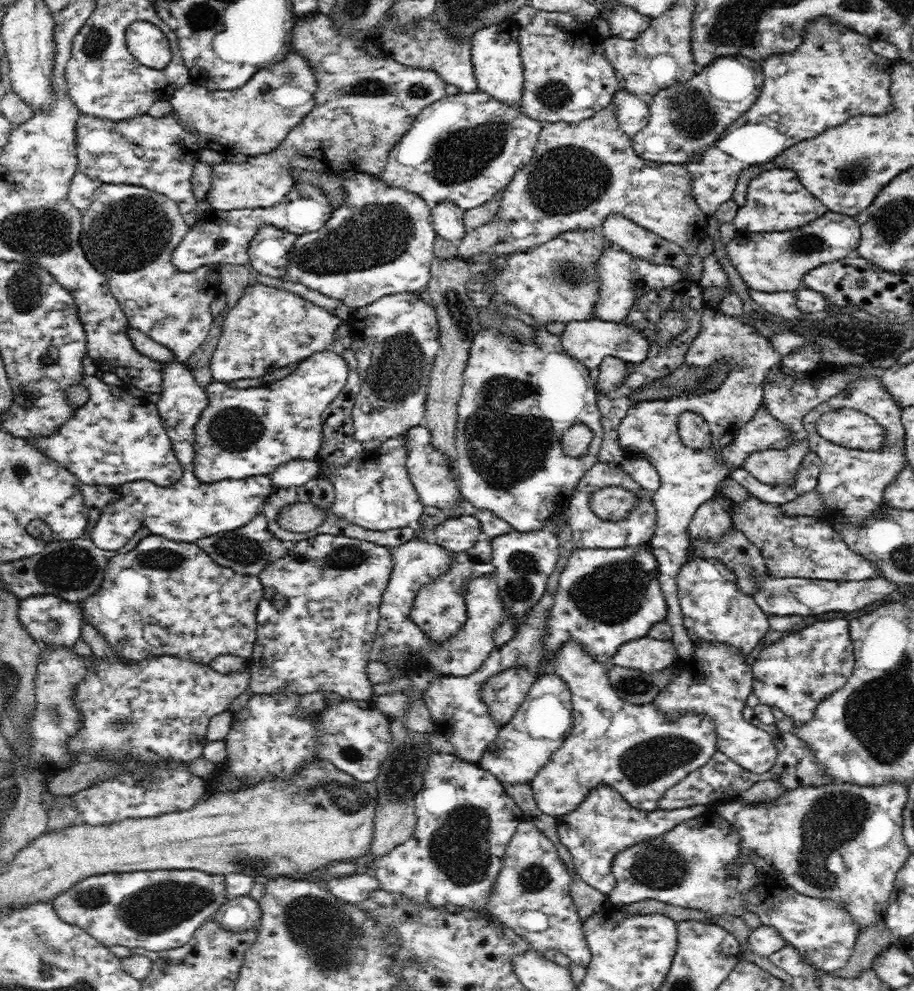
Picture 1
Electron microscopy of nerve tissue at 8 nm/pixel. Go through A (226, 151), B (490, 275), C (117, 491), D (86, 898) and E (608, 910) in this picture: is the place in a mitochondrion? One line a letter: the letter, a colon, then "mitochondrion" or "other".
A: other
B: other
C: other
D: mitochondrion
E: other

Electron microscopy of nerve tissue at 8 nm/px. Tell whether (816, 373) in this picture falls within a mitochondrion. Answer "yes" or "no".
no

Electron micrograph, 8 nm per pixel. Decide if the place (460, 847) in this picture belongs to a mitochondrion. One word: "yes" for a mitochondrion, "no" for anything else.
yes

